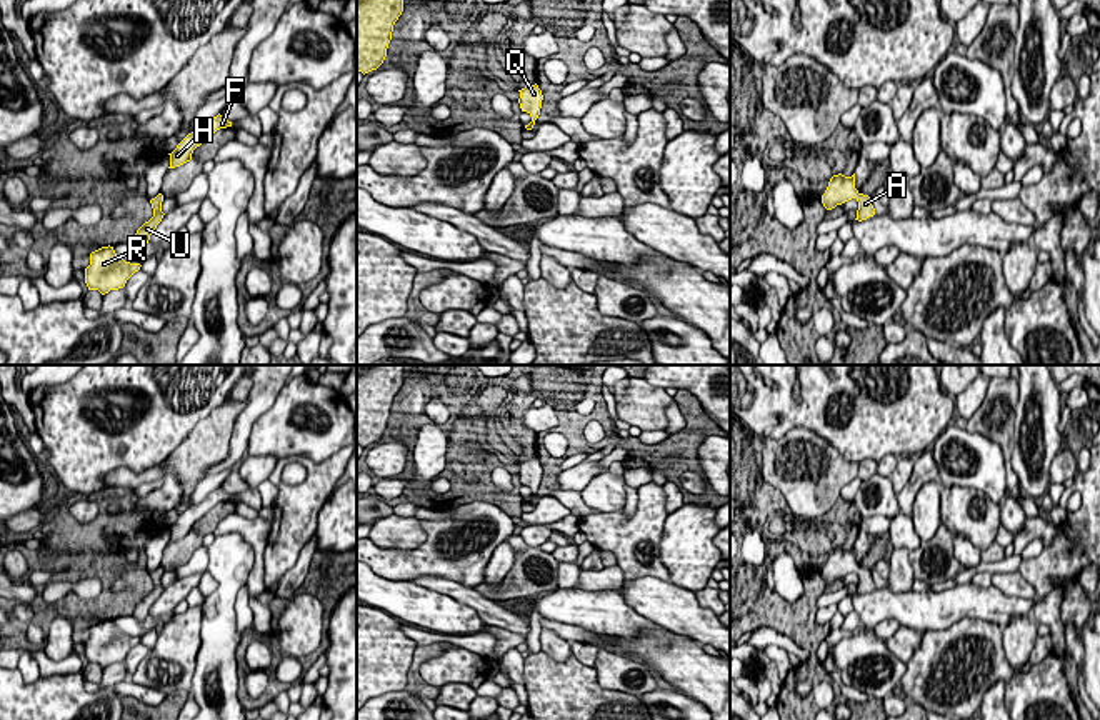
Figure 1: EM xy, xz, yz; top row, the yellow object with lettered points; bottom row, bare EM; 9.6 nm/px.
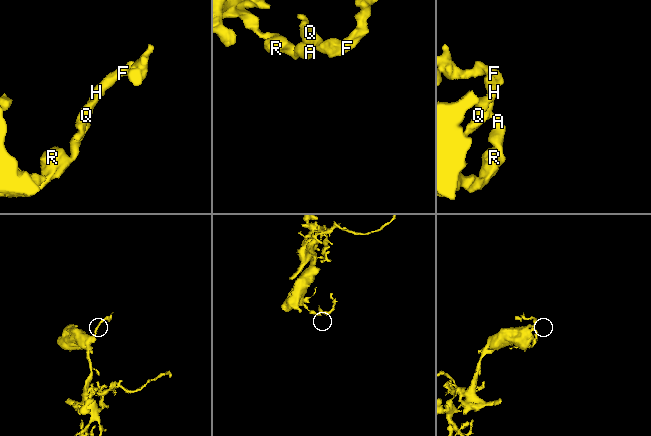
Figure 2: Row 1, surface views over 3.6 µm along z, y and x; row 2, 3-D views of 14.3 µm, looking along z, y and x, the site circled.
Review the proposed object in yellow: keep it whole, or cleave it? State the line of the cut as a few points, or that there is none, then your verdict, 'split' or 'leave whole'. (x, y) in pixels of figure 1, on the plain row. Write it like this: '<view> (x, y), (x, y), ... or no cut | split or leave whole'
no cut | leave whole

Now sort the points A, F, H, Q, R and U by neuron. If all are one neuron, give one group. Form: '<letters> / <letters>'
A F H Q R U

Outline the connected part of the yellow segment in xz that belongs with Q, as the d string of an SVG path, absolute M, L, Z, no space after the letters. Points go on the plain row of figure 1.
M535 457L532 460L525 460L525 462L518 463L518 465L520 465L518 477L520 477L522 485L527 485L532 490L532 495L528 498L525 498L525 502L532 503L535 498L535 493L540 488L542 473L543 473L542 463Z

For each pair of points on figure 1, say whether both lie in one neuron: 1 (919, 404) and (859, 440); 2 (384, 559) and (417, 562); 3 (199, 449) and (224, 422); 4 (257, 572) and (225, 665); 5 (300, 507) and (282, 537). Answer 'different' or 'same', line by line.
1: same
2: same
3: same
4: different
5: same

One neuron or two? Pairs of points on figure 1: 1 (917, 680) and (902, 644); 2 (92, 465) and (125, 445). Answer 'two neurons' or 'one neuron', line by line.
1: two neurons
2: one neuron

